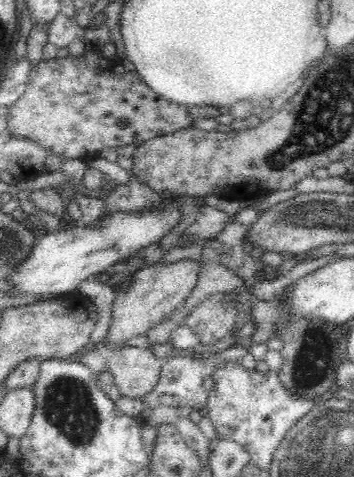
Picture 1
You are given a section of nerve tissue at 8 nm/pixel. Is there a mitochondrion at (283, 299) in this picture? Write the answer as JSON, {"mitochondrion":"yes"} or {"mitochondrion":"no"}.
{"mitochondrion":"no"}

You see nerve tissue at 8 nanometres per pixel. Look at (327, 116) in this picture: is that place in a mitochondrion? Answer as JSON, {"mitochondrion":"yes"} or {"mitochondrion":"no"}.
{"mitochondrion":"yes"}

